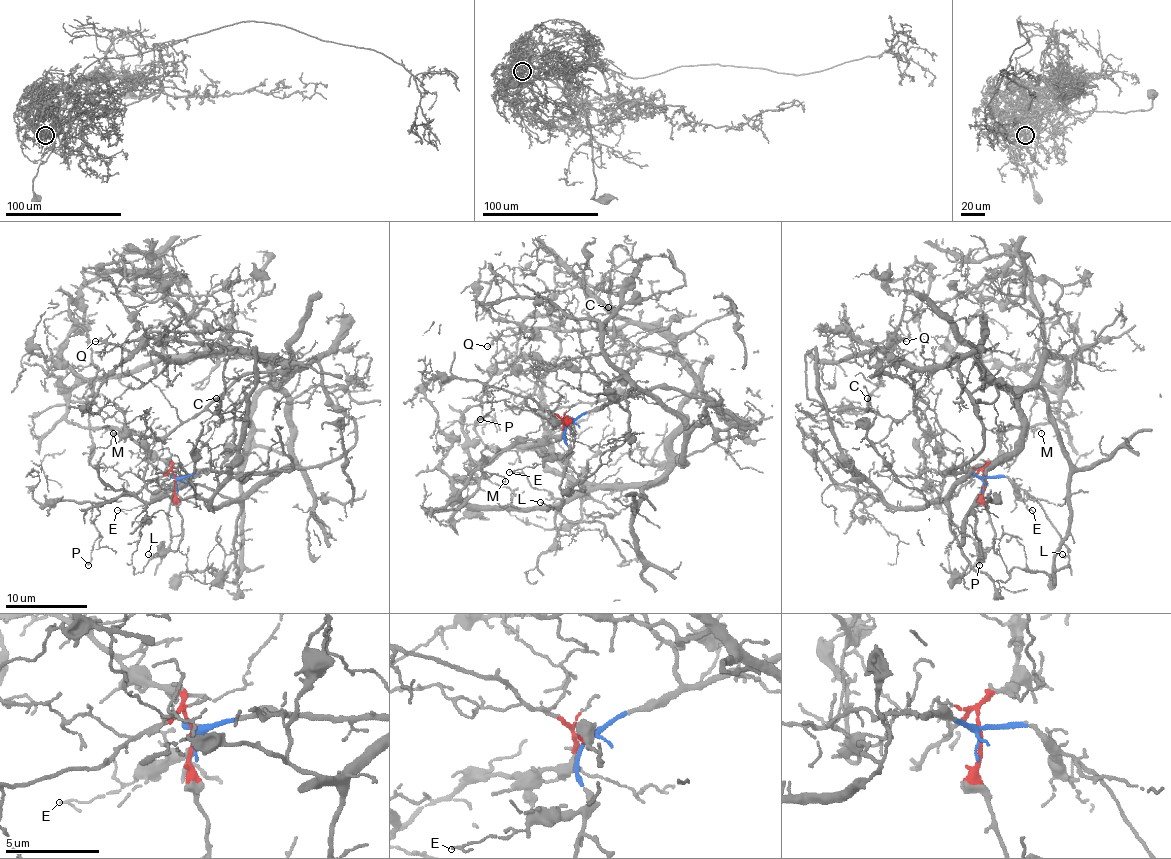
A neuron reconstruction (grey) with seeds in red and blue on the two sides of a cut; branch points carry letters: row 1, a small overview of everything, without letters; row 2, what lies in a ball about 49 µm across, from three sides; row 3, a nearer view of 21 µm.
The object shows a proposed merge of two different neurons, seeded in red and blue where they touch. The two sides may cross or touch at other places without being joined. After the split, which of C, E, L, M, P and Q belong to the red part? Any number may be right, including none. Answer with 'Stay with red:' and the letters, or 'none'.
Stay with red: M, P

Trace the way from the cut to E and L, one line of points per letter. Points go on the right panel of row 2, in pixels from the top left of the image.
E: (983, 481), (991, 476), (1006, 476), (1032, 509)
L: (983, 481), (991, 476), (1006, 476), (1035, 499), (1063, 544), (1067, 555), (1061, 555)

